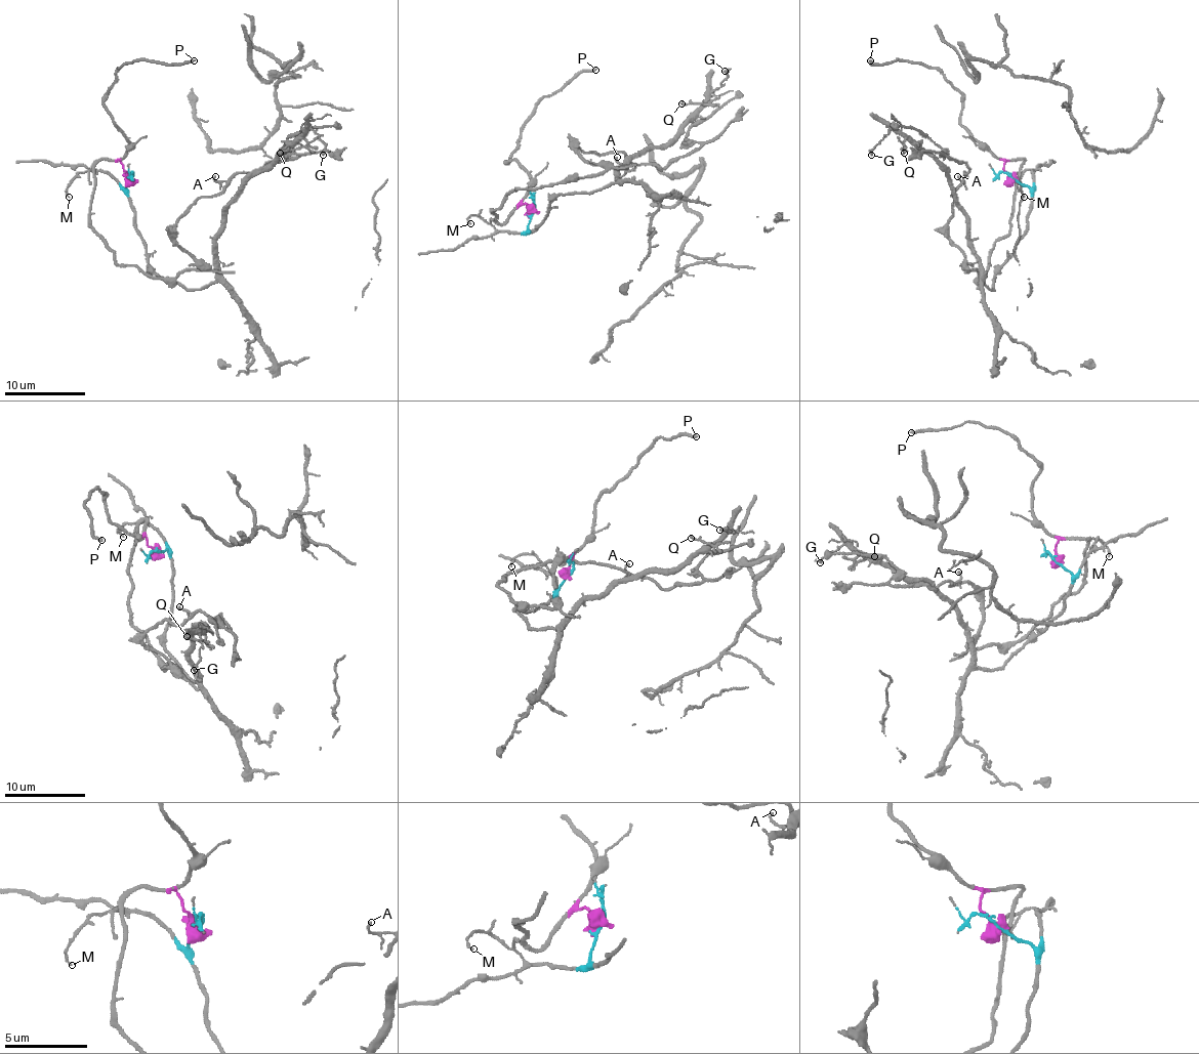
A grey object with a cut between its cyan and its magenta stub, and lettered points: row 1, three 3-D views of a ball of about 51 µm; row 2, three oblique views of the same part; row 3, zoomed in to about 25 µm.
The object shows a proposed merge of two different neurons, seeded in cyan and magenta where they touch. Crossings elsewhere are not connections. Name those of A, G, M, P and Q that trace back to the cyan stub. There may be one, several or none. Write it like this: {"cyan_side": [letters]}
{"cyan_side": ["G", "M", "Q"]}

